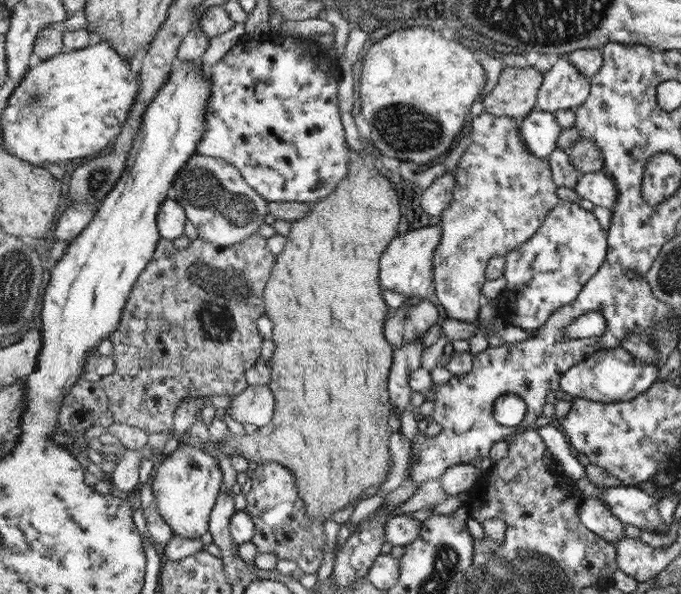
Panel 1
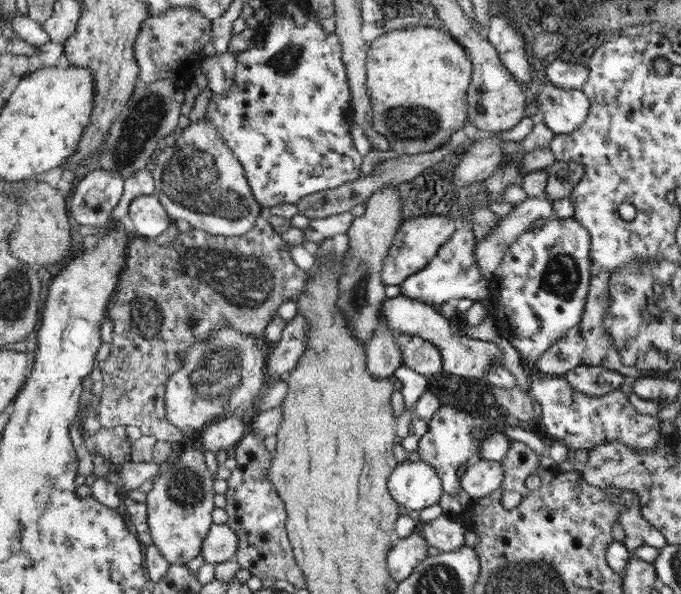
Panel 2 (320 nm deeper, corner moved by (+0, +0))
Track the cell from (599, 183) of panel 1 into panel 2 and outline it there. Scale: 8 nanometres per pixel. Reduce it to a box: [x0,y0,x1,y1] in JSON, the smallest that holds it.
[475,197,554,279]

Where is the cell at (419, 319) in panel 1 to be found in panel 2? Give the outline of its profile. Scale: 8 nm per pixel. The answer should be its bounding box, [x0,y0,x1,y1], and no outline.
[366,322,403,378]

